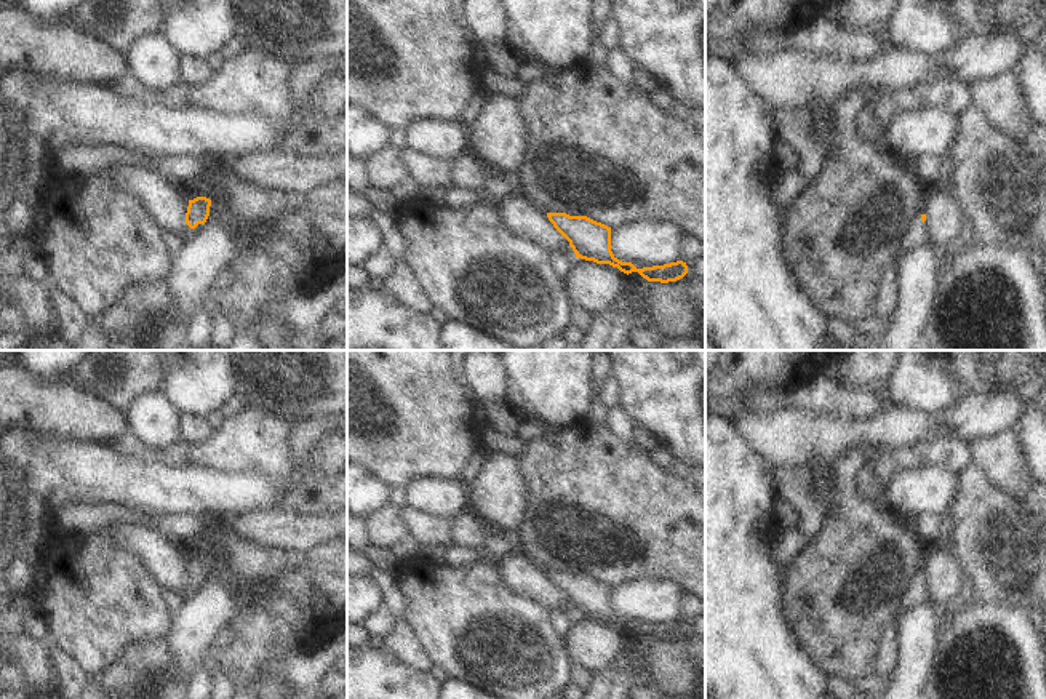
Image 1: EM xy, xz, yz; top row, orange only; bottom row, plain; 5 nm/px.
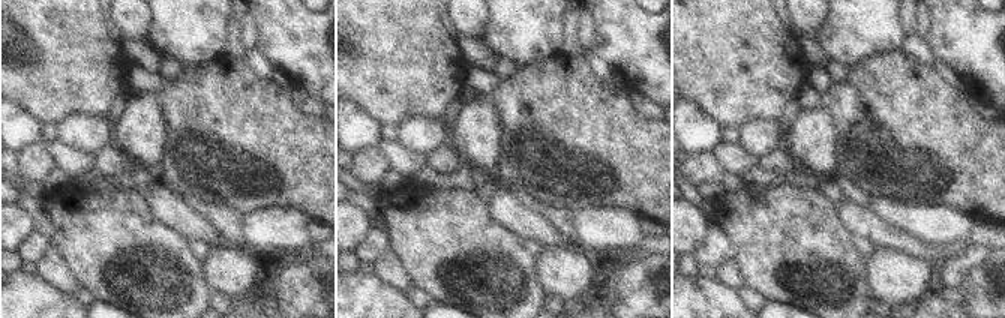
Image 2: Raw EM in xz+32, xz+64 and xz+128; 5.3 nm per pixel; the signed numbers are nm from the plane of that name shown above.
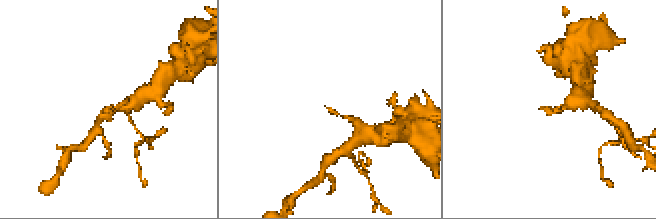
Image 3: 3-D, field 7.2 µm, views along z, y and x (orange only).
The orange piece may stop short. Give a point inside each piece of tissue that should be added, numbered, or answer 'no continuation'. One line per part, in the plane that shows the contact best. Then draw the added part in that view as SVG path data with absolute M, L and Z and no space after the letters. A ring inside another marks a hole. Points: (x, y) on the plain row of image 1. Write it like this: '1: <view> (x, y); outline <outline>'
1: xy (187, 591); outline M184 581L184 585L182 585L182 590L179 592L182 601L190 598L194 595L194 592L202 587L203 582L198 582L195 587L190 587L186 581Z

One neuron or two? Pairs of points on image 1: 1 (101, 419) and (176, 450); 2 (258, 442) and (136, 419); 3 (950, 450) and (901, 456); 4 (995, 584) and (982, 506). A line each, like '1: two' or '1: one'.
1: two
2: two
3: one
4: one

